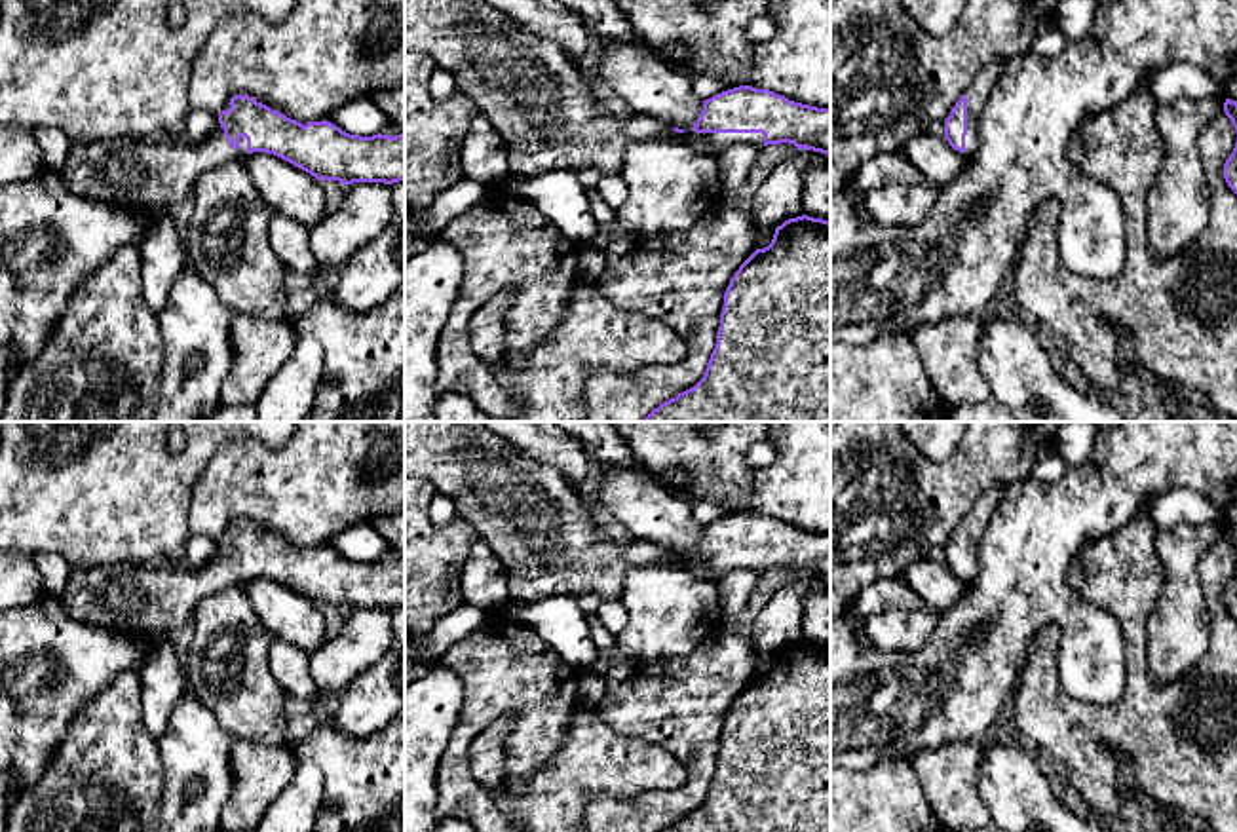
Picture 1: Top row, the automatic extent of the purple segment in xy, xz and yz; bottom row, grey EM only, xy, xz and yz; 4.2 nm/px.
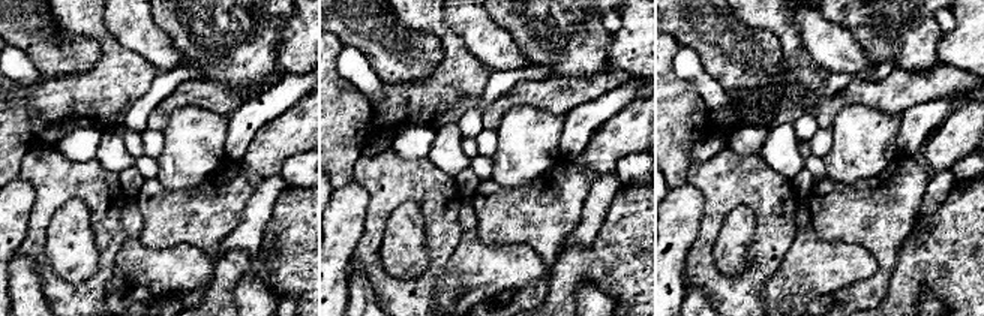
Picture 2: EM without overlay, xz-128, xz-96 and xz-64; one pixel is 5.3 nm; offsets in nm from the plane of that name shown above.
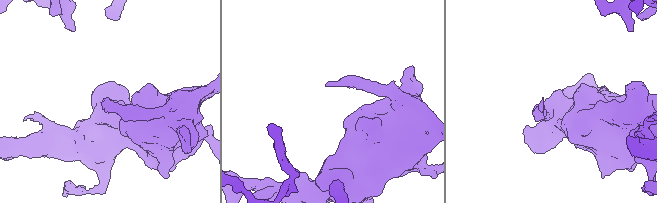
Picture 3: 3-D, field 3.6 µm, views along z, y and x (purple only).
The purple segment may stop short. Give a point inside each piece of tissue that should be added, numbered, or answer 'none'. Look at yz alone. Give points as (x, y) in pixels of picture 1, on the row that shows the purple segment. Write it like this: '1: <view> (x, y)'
1: yz (979, 92)

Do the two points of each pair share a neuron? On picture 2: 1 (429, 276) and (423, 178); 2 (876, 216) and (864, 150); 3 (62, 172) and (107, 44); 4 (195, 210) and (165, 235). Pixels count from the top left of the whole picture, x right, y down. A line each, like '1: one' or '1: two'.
1: one
2: two
3: two
4: one

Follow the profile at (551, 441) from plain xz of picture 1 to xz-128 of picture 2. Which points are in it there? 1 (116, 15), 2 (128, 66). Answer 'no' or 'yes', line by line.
1: no
2: yes

